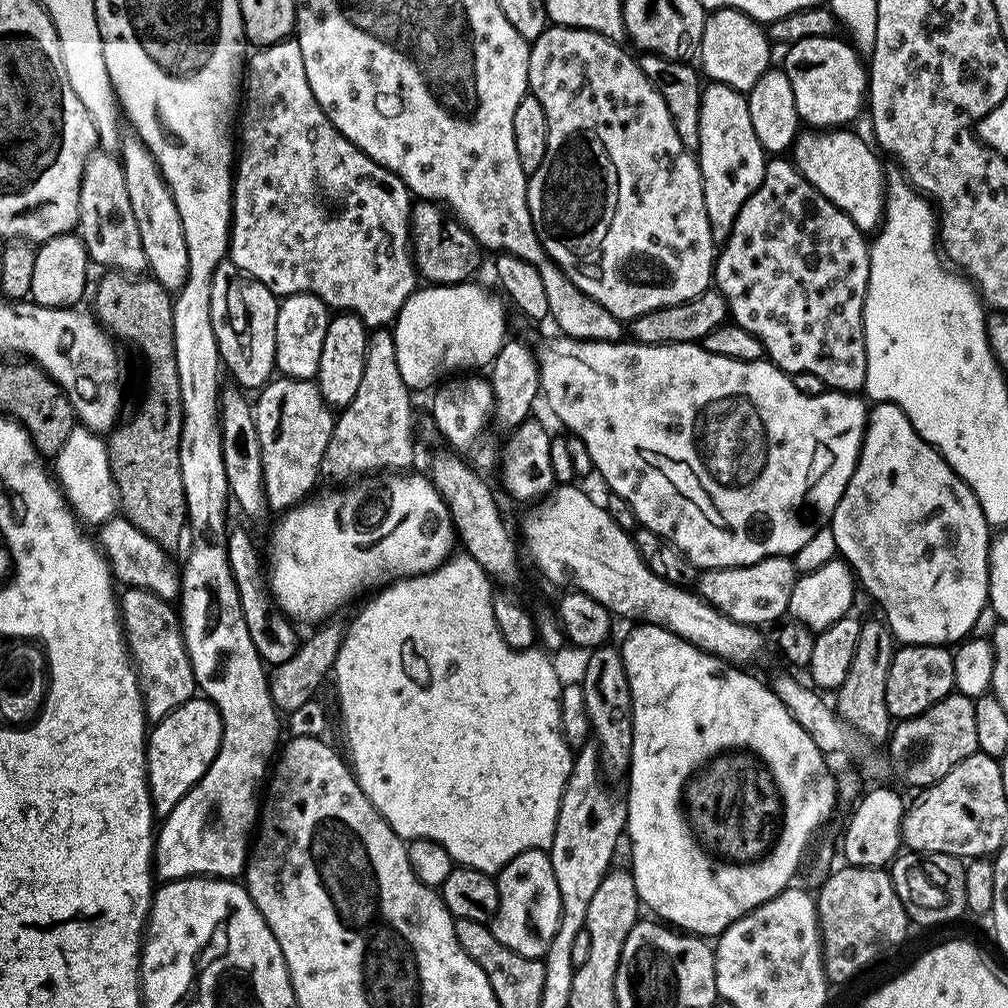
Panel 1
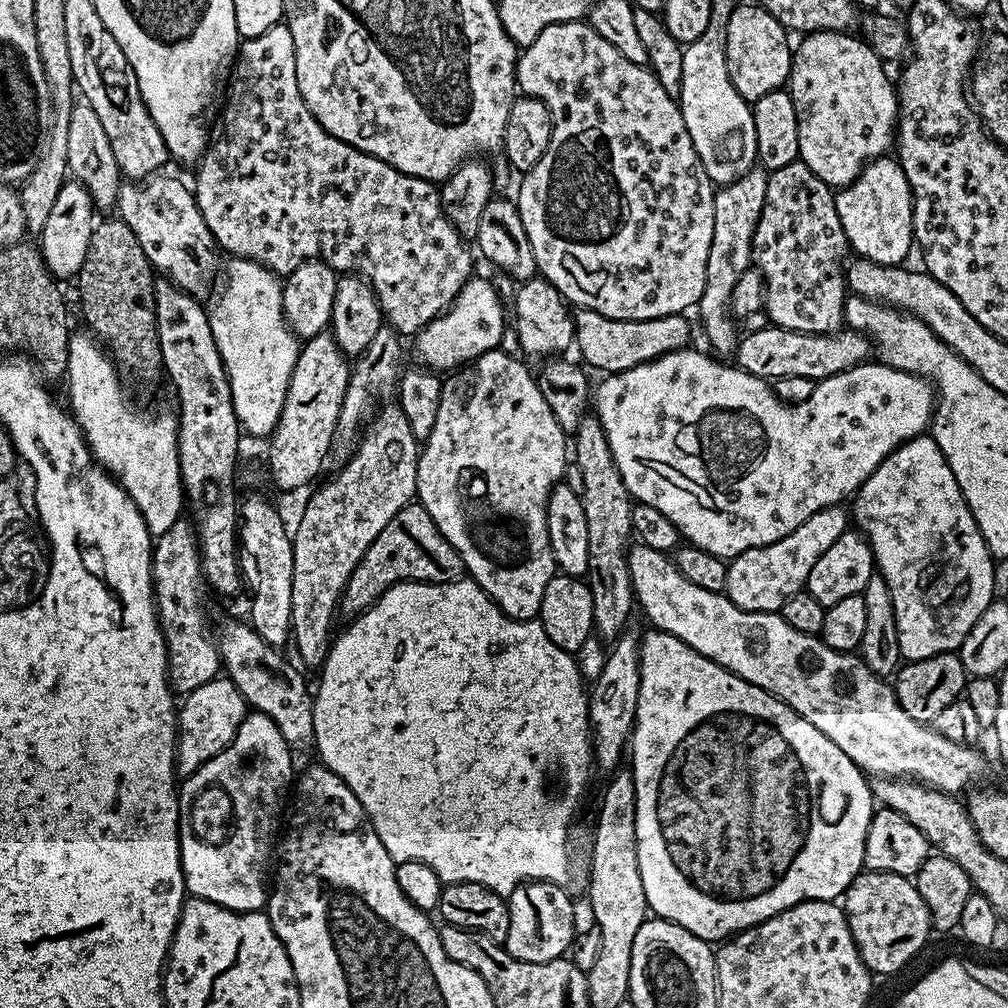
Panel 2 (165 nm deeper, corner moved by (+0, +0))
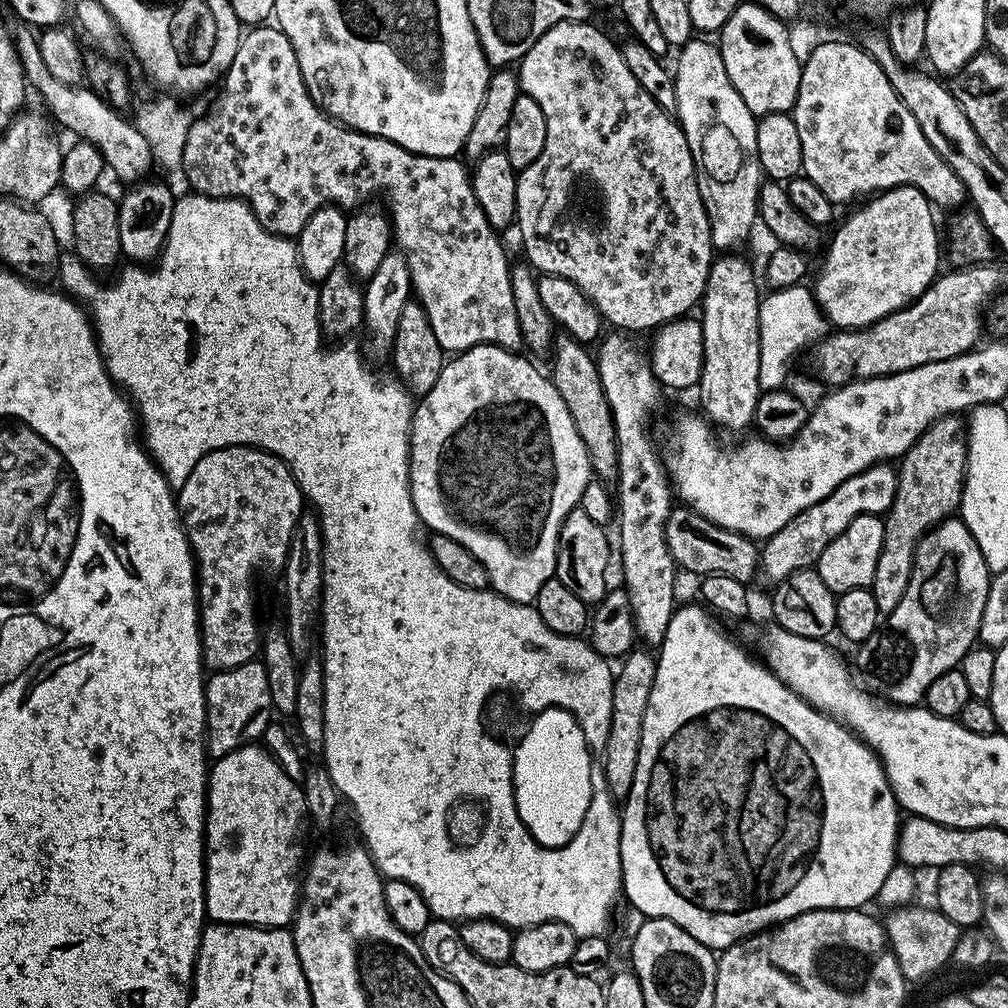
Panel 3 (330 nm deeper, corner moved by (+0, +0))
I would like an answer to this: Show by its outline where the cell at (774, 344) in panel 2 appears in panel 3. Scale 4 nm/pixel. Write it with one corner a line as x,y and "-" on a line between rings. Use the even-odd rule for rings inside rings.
996,262
960,266
957,269
957,272
948,272
945,276
944,273
937,275
932,285
917,300
912,301
908,307
899,308
894,314
874,322
869,328
829,331
828,335
817,342
810,352
812,368
816,371
815,379
824,386
851,384
853,380
869,380
898,374
902,370
926,366
930,362
942,362
946,358
954,358
963,352
973,351
981,343
980,327
983,324
985,327
986,313
1001,291
999,288
1004,276
1000,273

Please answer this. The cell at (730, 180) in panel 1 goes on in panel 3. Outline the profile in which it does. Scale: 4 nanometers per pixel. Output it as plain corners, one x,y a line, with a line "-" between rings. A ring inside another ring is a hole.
720,254
708,271
708,284
702,297
704,365
698,385
703,415
717,429
740,432
753,423
761,394
758,378
758,310
762,292
756,289
756,276
740,254

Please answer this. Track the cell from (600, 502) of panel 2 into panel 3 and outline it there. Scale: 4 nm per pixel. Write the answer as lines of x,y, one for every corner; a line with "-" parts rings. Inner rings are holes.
567,334
557,335
552,345
550,359
552,385
562,394
562,402
566,402
566,410
570,410
570,418
574,418
574,430
578,430
578,438
586,446
588,461
593,473
601,481
615,481
620,467
618,466
618,442
616,441
616,424
612,420
612,411
608,405
606,394
602,390
600,375
596,369
593,353

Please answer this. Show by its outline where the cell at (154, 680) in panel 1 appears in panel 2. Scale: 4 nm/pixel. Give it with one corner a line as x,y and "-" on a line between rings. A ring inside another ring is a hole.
181,518
166,530
150,548
150,592
154,597
158,617
158,631
164,635
164,654
166,657
166,680
173,693
187,694
206,686
206,682
217,679
222,672
220,652
217,641
208,637
208,608
204,605
206,581
200,570
200,546
191,523

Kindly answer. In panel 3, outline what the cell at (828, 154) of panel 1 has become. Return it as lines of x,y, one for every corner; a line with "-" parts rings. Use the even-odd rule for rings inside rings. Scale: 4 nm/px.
901,186
898,188
889,188
879,194
873,195
871,199
864,204
836,233
832,236
832,245
828,248
828,253
824,256
824,265
820,268
820,285
815,285
814,295
816,303
823,310
828,318
829,325
835,326
840,330
849,328
869,328
874,322
894,314
899,308
906,308
912,301
917,300
922,293
932,285
933,280
938,275
936,267
940,264
940,236
936,233
936,220
932,217
934,213
933,205
916,188

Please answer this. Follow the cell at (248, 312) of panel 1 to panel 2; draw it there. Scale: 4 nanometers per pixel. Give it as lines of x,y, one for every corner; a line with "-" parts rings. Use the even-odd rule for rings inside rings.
153,174
143,182
124,182
120,185
120,197
117,200
119,219
125,220
134,230
134,238
138,238
138,246
146,254
157,273
171,280
177,288
188,292
191,296
204,298
208,292
208,283
216,276
216,252
210,230
206,226
206,218
202,218
202,210
196,205
196,194
176,176

